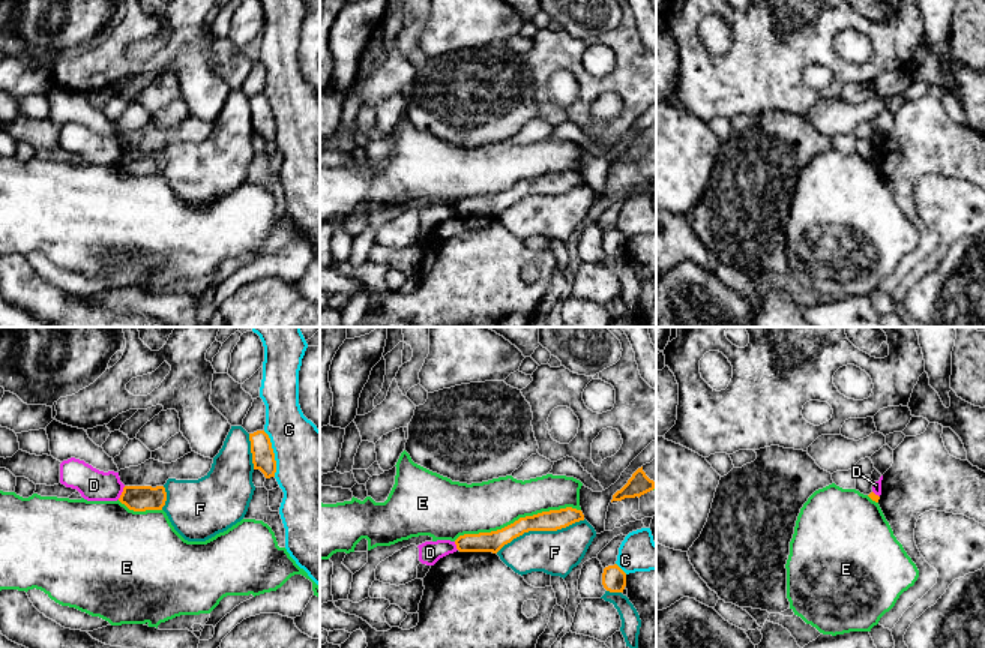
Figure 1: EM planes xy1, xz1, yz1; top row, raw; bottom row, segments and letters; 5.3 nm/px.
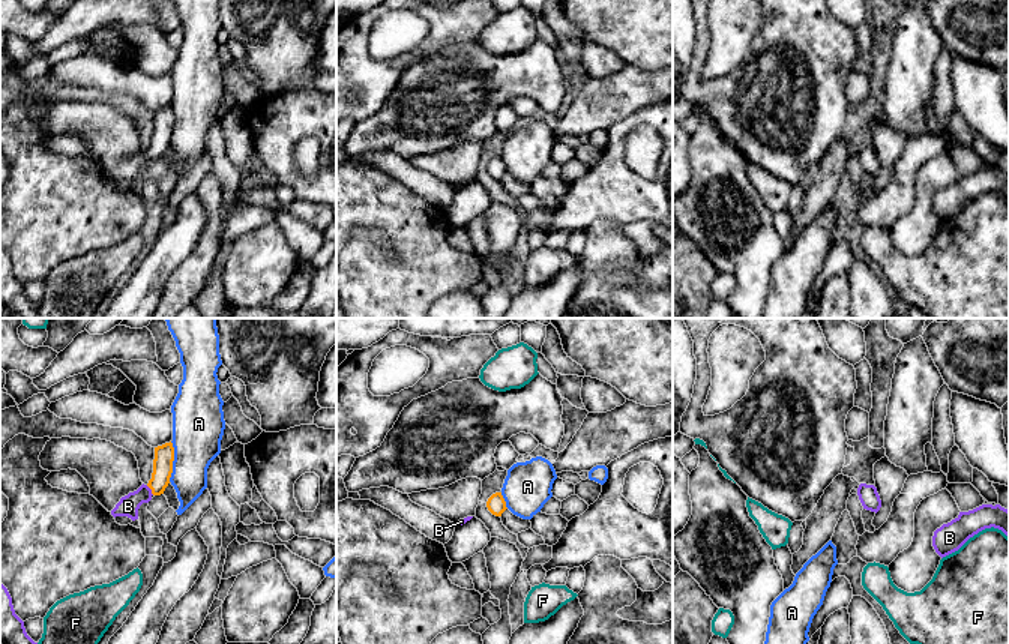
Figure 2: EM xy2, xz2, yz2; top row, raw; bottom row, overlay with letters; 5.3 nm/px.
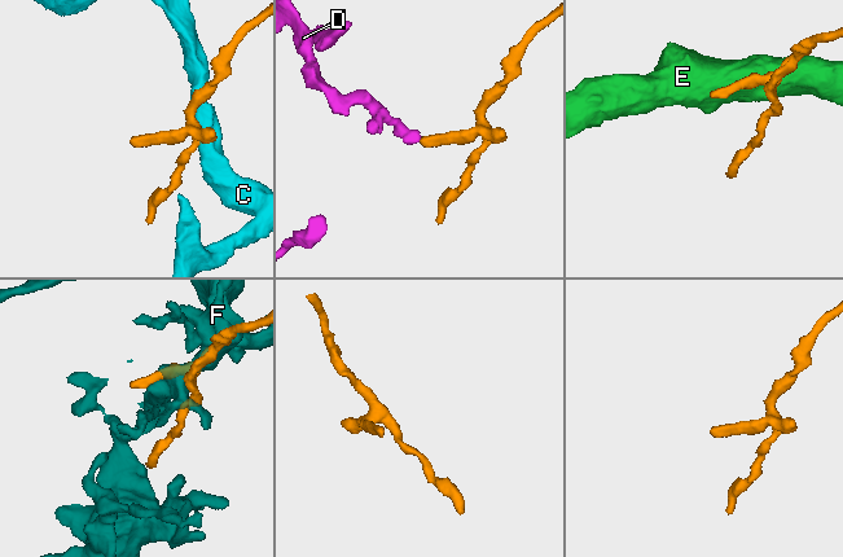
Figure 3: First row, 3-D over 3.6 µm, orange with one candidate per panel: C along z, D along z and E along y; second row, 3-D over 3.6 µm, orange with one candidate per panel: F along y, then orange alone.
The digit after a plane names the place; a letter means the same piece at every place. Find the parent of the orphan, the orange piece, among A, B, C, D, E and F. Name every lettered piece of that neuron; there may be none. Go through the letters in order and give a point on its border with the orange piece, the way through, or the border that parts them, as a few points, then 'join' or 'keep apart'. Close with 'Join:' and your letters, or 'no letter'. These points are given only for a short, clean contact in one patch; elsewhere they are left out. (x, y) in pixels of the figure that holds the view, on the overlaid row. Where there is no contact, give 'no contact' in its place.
A: xy2 (173, 460) | along xy2 (171, 442), (173, 472), (168, 481) | keep apart
B: xy2 (150, 488) | across xy2 (164, 455), (161, 478), (150, 488), (128, 506) | join
C: xy1 (274, 453) | keep apart
D: xy1 (122, 492) | along xy1 (125, 486), (117, 498) | keep apart
E: xz1 (518, 519) | keep apart
F: xz1 (539, 530) | keep apart
Join: B

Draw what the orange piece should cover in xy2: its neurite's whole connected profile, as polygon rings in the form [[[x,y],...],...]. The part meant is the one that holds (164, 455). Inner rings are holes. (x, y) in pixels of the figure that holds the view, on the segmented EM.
[[[165,443],[155,447],[153,473],[147,485],[141,485],[137,491],[122,497],[111,515],[128,516],[132,521],[138,519],[138,509],[143,503],[149,503],[153,495],[164,494],[173,473],[174,447],[173,443]]]

